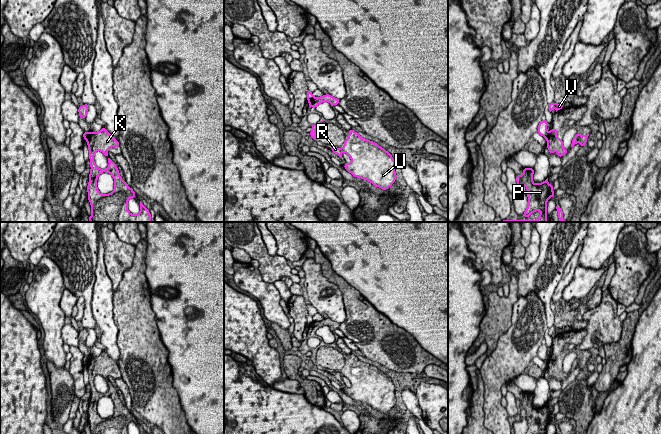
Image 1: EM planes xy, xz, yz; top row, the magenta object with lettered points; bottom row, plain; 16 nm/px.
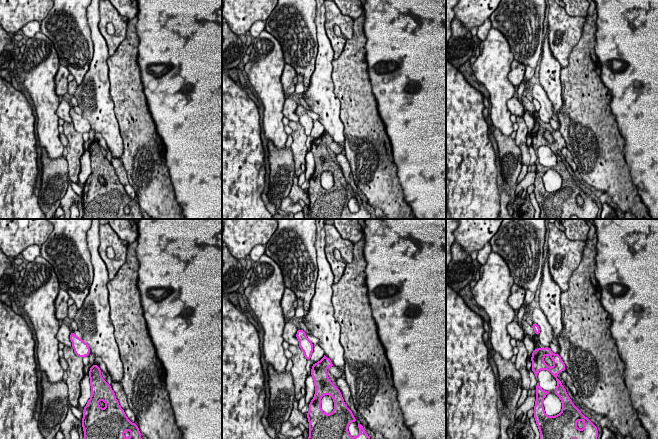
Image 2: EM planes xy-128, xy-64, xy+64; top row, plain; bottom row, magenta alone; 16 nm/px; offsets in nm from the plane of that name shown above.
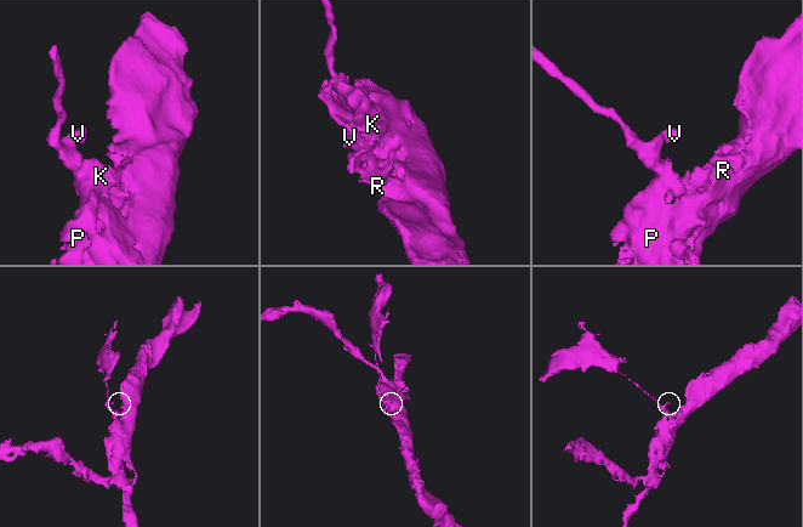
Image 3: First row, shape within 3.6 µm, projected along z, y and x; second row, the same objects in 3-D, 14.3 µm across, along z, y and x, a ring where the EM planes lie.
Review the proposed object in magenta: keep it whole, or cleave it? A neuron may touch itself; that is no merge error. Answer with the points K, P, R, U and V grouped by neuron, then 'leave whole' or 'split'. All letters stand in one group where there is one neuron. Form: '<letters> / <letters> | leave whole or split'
K P R U / V | split

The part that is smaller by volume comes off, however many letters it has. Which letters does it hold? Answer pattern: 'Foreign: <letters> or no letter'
Foreign: V

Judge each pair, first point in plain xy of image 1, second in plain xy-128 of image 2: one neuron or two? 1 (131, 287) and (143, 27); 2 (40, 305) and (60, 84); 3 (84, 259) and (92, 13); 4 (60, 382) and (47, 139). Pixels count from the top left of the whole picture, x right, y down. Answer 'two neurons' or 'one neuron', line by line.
1: two neurons
2: two neurons
3: two neurons
4: two neurons

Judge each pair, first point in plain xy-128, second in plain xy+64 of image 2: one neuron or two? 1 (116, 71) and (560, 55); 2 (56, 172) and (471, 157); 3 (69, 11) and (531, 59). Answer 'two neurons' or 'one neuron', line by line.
1: two neurons
2: two neurons
3: one neuron

